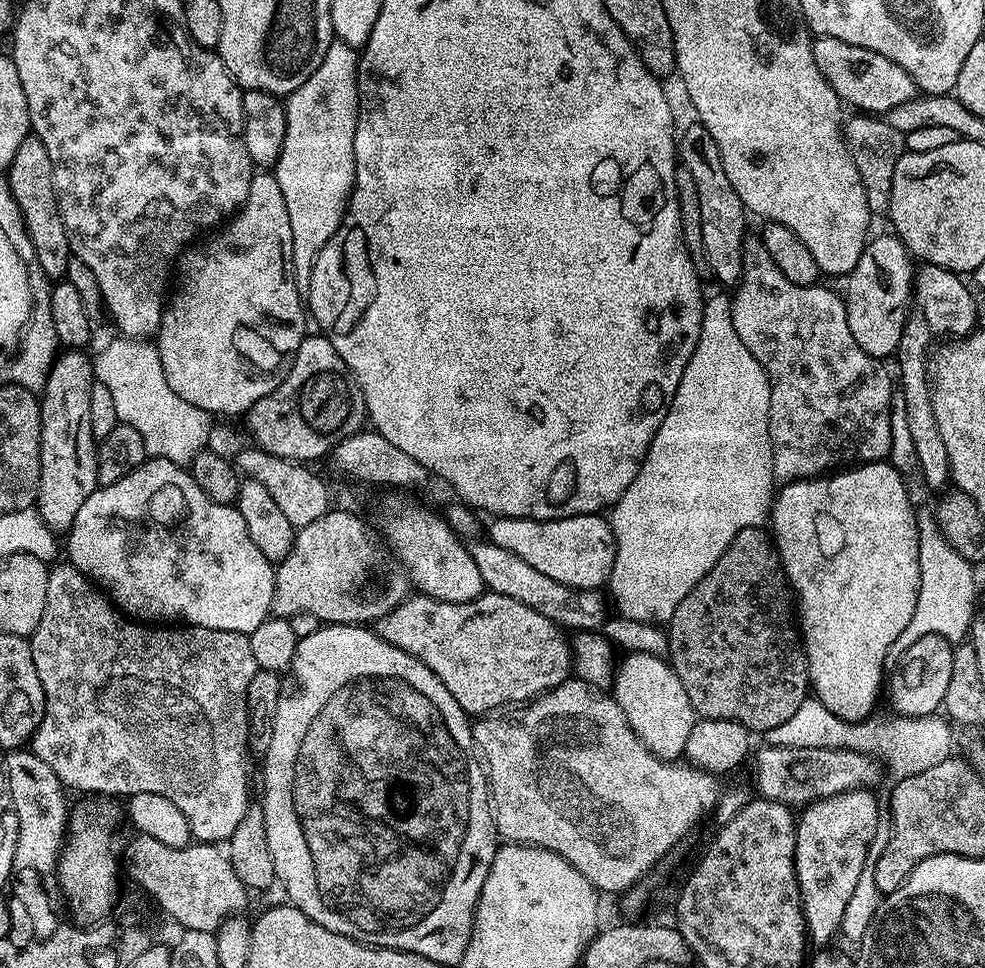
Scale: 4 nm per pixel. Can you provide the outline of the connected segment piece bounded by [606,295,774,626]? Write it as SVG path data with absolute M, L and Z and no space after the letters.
M709 295L702 310L698 346L694 346L694 354L682 370L674 402L670 402L670 410L666 410L666 418L662 418L634 482L626 486L626 494L610 509L616 553L606 592L611 603L616 603L615 611L634 622L667 625L678 610L678 602L706 578L736 535L747 528L761 527L769 519L774 499L772 484L768 375L734 330L731 299Z

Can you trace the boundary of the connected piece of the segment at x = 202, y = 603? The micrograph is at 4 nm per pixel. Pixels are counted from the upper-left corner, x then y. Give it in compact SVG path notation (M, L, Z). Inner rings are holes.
M149 458L142 466L138 466L126 478L118 478L118 482L98 486L82 502L78 510L78 518L74 518L74 526L66 534L68 540L67 563L74 565L77 570L87 576L97 588L103 590L108 599L129 618L140 622L183 622L193 628L209 628L210 630L230 630L231 632L250 633L258 630L258 626L266 620L271 613L274 586L276 585L276 571L273 561L266 558L258 546L254 546L250 539L250 530L246 530L246 518L235 506L219 504L206 494L202 494L202 486L194 482L191 471L185 470L181 465L169 460Z

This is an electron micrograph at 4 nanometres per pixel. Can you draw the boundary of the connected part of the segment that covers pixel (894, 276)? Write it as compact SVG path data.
M895 234L888 236L873 235L862 250L862 258L858 258L858 266L848 273L846 283L848 289L842 292L844 309L846 310L846 322L850 322L850 334L854 334L854 342L866 350L875 360L884 362L895 353L900 345L900 339L904 333L905 324L910 320L910 305L914 300L914 257L908 251L908 247L900 241Z

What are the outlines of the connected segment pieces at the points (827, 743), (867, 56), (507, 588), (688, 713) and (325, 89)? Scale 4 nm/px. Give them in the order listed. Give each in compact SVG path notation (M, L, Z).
M809 698L798 706L796 713L782 726L774 726L774 730L763 733L765 745L777 748L838 748L846 747L852 752L861 752L874 756L881 761L889 773L896 775L897 781L907 776L922 774L922 770L930 770L930 766L938 766L938 762L949 759L952 752L953 725L941 718L892 718L889 724L876 724L871 728L868 722L849 722L840 720L833 712L826 710L822 701Z
M816 36L812 41L812 49L818 70L822 70L822 78L826 78L841 101L847 107L849 104L857 113L886 114L894 110L894 106L902 106L902 102L910 102L918 95L910 74L906 74L898 62L890 62L890 58L874 50L866 50L862 46L854 46L829 36Z
M484 538L471 541L467 547L469 554L474 558L474 562L478 566L478 574L482 574L482 582L487 591L497 592L506 598L514 598L514 602L522 602L526 606L530 606L530 610L538 610L538 614L550 618L564 630L569 630L568 628L572 628L571 630L596 630L603 625L606 619L606 613L604 613L606 596L603 591L562 586L558 582L554 582L554 578L546 578L546 574L542 574L539 570L534 570L534 566L529 566L527 562L522 562L522 558L518 558L518 554L510 554L510 550L506 550L502 546L491 543Z
M628 652L625 660L621 659L616 666L616 674L610 689L618 706L622 706L622 714L626 714L626 722L638 734L638 738L658 757L659 760L676 762L684 756L686 738L690 738L690 730L698 719L690 706L690 698L686 698L686 689L678 682L678 674L674 674L671 664L662 656L645 652Z
M333 39L326 50L326 58L298 86L298 90L289 92L283 101L286 114L286 142L282 142L282 152L278 154L274 165L274 175L278 178L278 187L282 189L282 198L286 202L286 210L290 214L290 234L294 234L294 274L300 293L307 293L310 286L310 274L320 251L334 238L338 226L342 222L344 212L348 208L348 199L356 177L354 162L354 134L358 122L358 86L356 85L357 49L346 42Z

